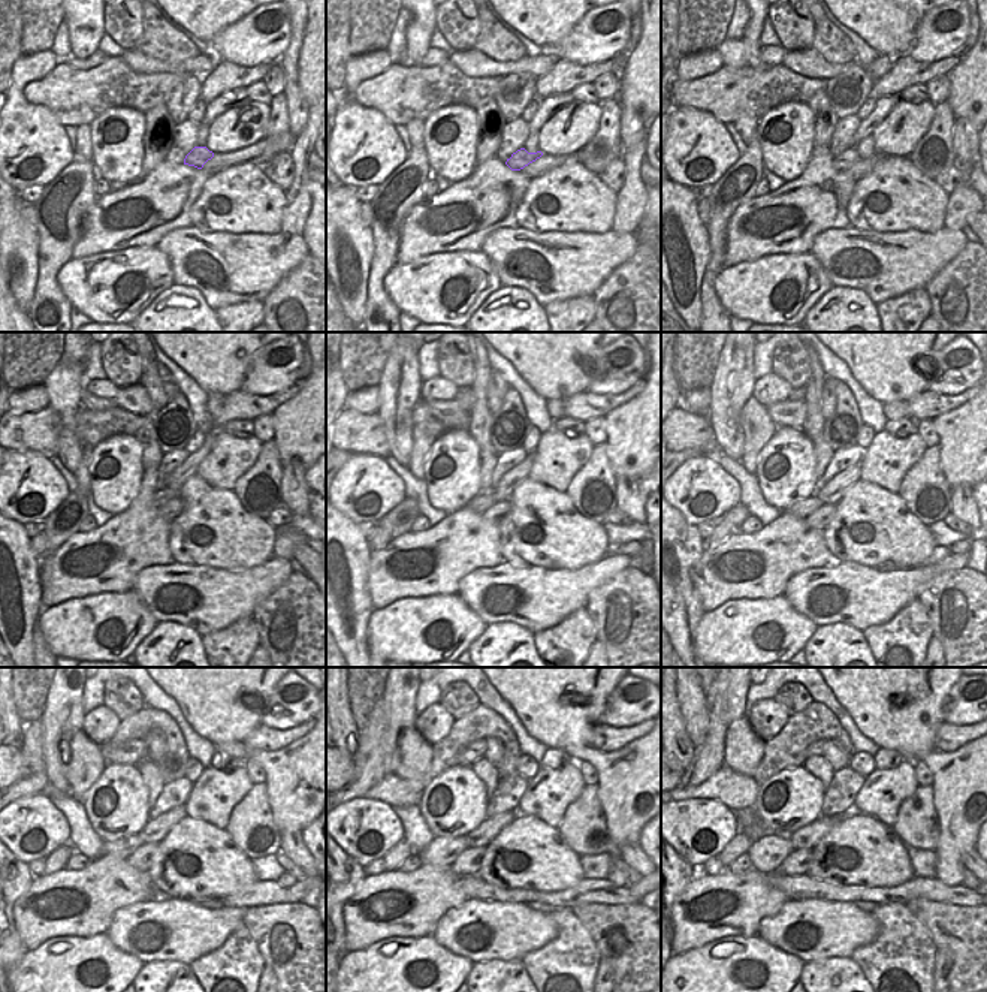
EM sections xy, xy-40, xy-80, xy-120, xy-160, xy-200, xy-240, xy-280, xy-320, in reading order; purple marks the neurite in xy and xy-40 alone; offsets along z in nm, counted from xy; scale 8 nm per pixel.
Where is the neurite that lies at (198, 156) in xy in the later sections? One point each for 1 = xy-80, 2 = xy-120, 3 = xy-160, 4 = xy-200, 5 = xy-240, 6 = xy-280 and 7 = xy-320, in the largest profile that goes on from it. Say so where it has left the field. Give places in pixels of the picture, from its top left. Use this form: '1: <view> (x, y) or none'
1: xy-80 (848, 157)
2: xy-120 (162, 496)
3: xy-160 (483, 500)
4: xy-200 (803, 507)
5: xy-240 (124, 847)
6: xy-280 (443, 852)
7: xy-320 (767, 853)

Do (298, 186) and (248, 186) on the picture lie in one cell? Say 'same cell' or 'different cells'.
different cells

